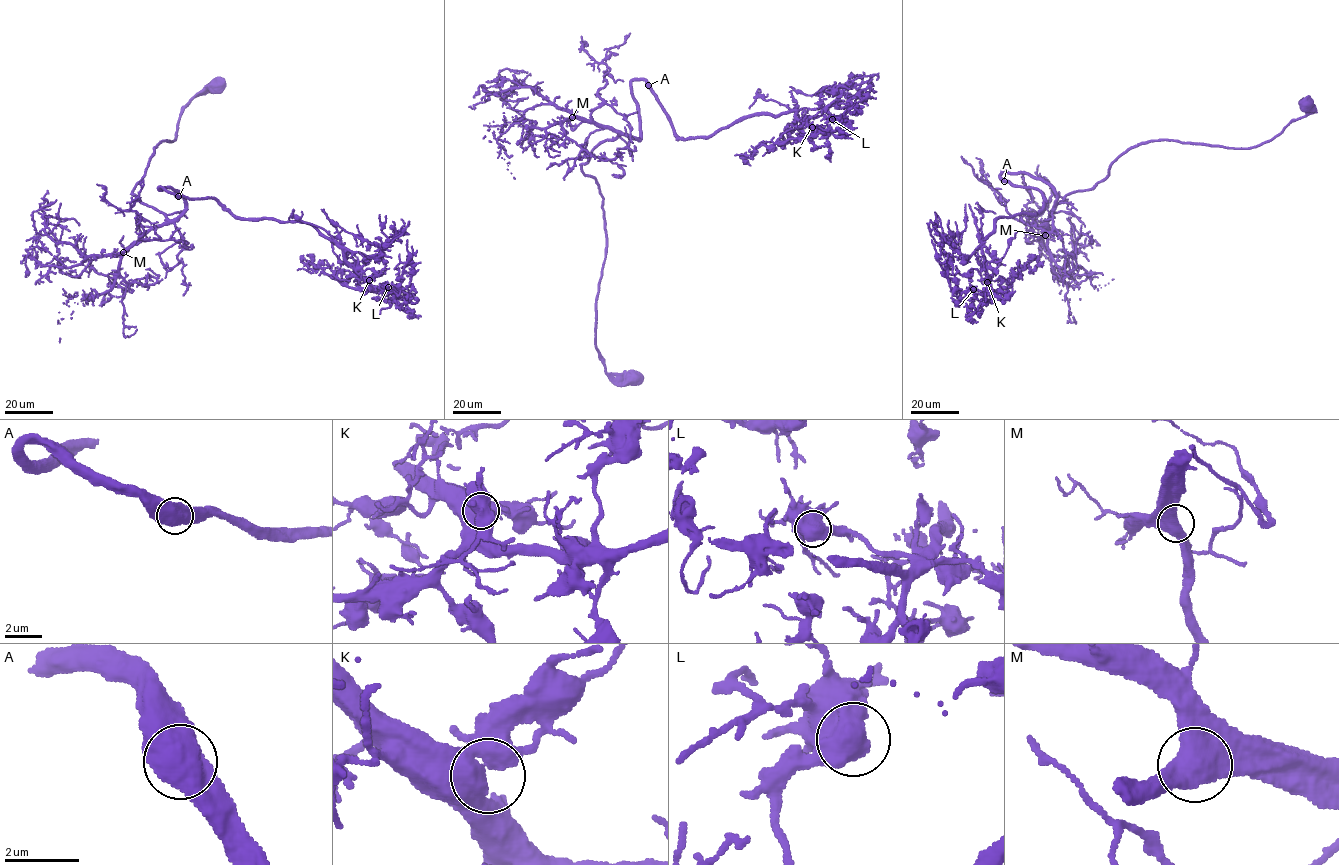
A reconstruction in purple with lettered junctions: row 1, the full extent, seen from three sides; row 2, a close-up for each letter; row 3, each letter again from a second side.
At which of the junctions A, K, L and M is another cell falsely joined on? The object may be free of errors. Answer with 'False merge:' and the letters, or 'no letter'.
False merge: no letter

